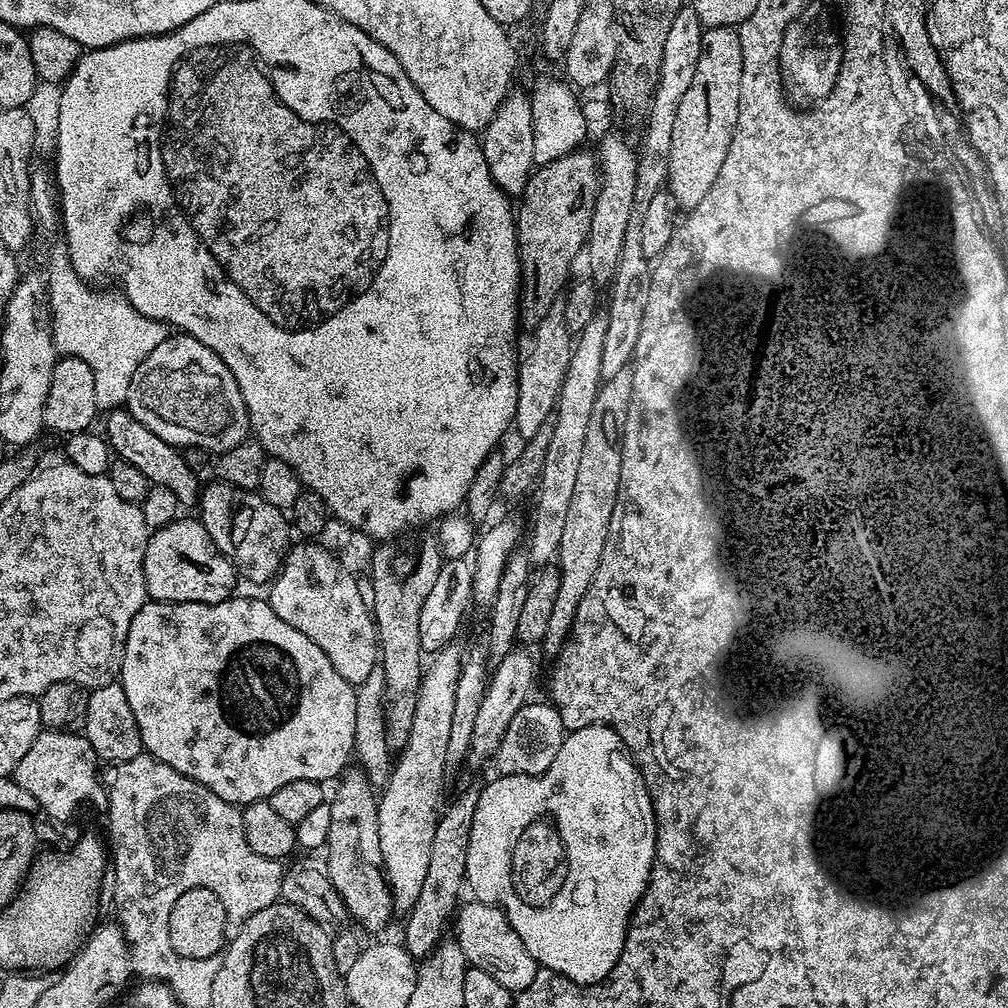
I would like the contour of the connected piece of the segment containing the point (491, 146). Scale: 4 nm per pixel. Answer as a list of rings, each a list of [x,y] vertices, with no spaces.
[[[519,90],[509,93],[495,112],[494,118],[482,130],[480,141],[488,169],[496,184],[504,190],[505,195],[514,198],[523,195],[534,166],[534,124],[531,97]]]

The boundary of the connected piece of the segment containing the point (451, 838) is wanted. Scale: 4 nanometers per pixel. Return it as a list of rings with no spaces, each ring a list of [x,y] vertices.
[[[479,787],[468,788],[452,805],[445,807],[434,830],[434,842],[430,845],[430,866],[426,869],[426,879],[422,881],[422,891],[418,894],[418,902],[406,913],[408,920],[404,924],[402,945],[413,958],[430,955],[445,935],[444,922],[457,907],[456,899],[460,896],[460,888],[465,887],[466,854],[470,842],[470,826],[474,822],[474,810],[478,810]]]

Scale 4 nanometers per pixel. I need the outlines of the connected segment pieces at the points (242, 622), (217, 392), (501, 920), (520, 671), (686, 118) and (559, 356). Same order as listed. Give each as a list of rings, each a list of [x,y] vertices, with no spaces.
[[[239,596],[217,604],[145,602],[142,610],[134,614],[134,622],[130,622],[118,683],[126,690],[126,698],[130,702],[130,710],[134,710],[134,722],[138,722],[147,755],[166,762],[166,766],[174,766],[174,770],[214,790],[228,804],[243,806],[255,800],[267,800],[274,790],[286,786],[286,782],[335,781],[349,767],[348,759],[352,760],[354,756],[357,689],[348,684],[346,678],[334,670],[334,666],[330,666],[330,658],[326,658],[326,654],[322,654],[322,650],[318,650],[318,646],[314,646],[306,634],[294,630],[290,622],[282,622],[267,599],[251,600],[248,596]]]
[[[170,334],[165,340],[158,342],[158,346],[150,350],[146,362],[138,366],[130,382],[128,395],[134,398],[134,404],[136,400],[136,408],[134,407],[136,420],[146,425],[154,434],[163,436],[167,444],[177,446],[193,444],[207,448],[209,453],[219,454],[249,439],[246,402],[242,398],[234,374],[222,362],[222,358],[214,354],[214,350],[210,350],[202,342],[195,340],[193,336]]]
[[[471,903],[464,909],[461,907],[454,916],[454,938],[462,946],[462,954],[471,967],[486,970],[490,978],[502,982],[502,986],[506,986],[514,994],[526,991],[535,982],[538,971],[538,965],[530,950],[522,946],[522,938],[518,938],[502,909],[495,908],[492,904]]]
[[[541,641],[519,643],[502,660],[502,664],[491,671],[485,687],[482,705],[478,708],[478,714],[475,715],[472,747],[470,749],[473,757],[482,758],[486,755],[489,757],[495,753],[511,719],[514,718],[522,705],[529,701],[530,696],[528,694],[538,674],[538,666],[543,656],[545,657],[546,654]]]
[[[735,27],[703,29],[701,54],[694,78],[679,102],[669,148],[666,188],[681,209],[695,208],[706,194],[710,194],[718,170],[722,170],[722,164],[726,162],[738,126],[743,65],[742,42]]]
[[[553,310],[546,313],[539,324],[535,325],[534,332],[536,348],[529,350],[528,357],[523,357],[520,366],[520,393],[514,421],[514,432],[517,432],[520,438],[534,435],[542,422],[553,419],[556,400],[560,397],[574,347],[574,334],[564,321],[563,311]]]

